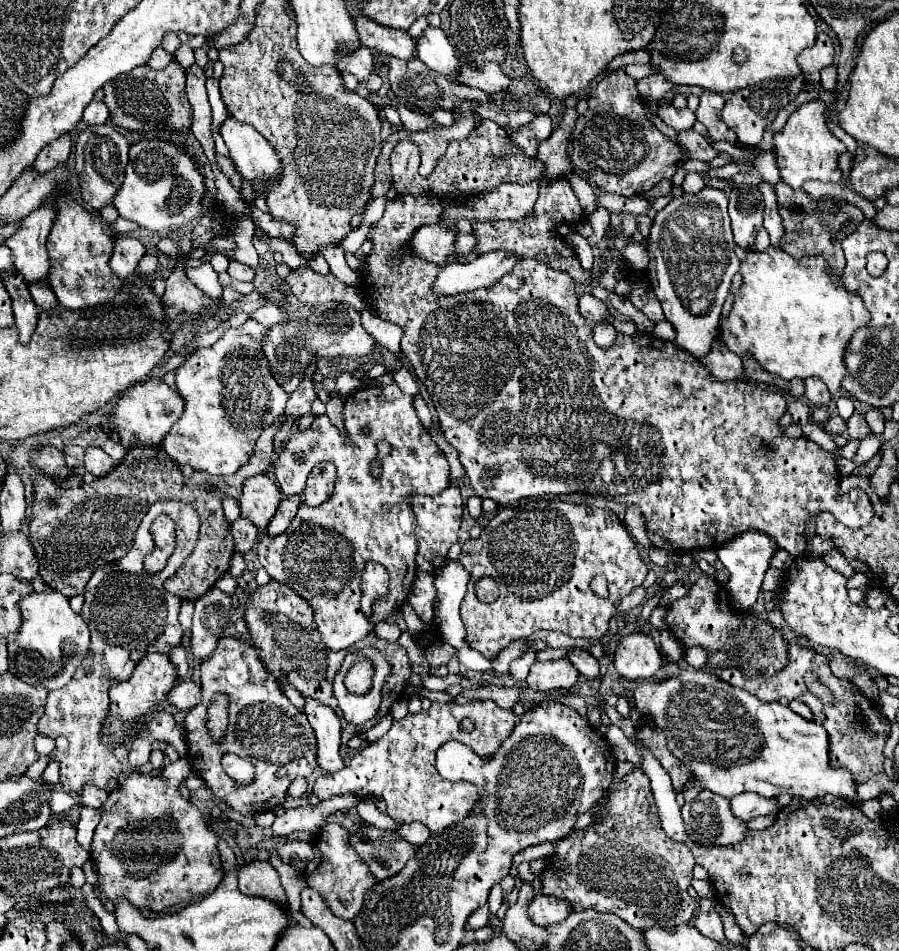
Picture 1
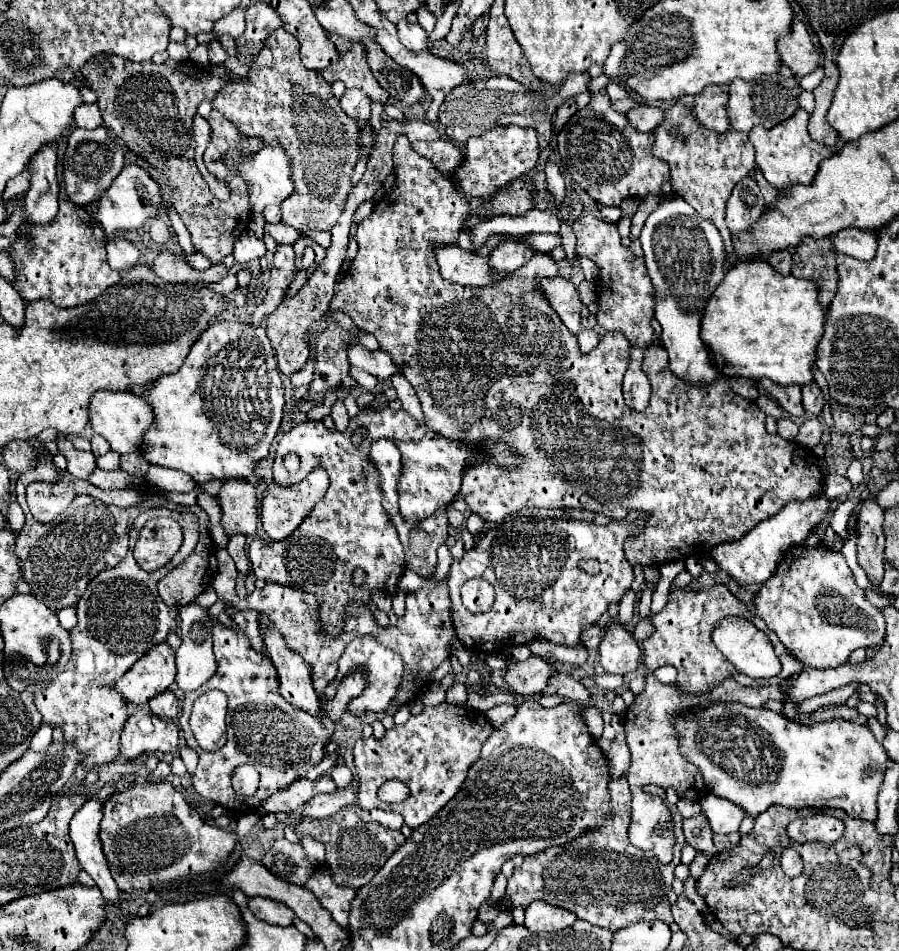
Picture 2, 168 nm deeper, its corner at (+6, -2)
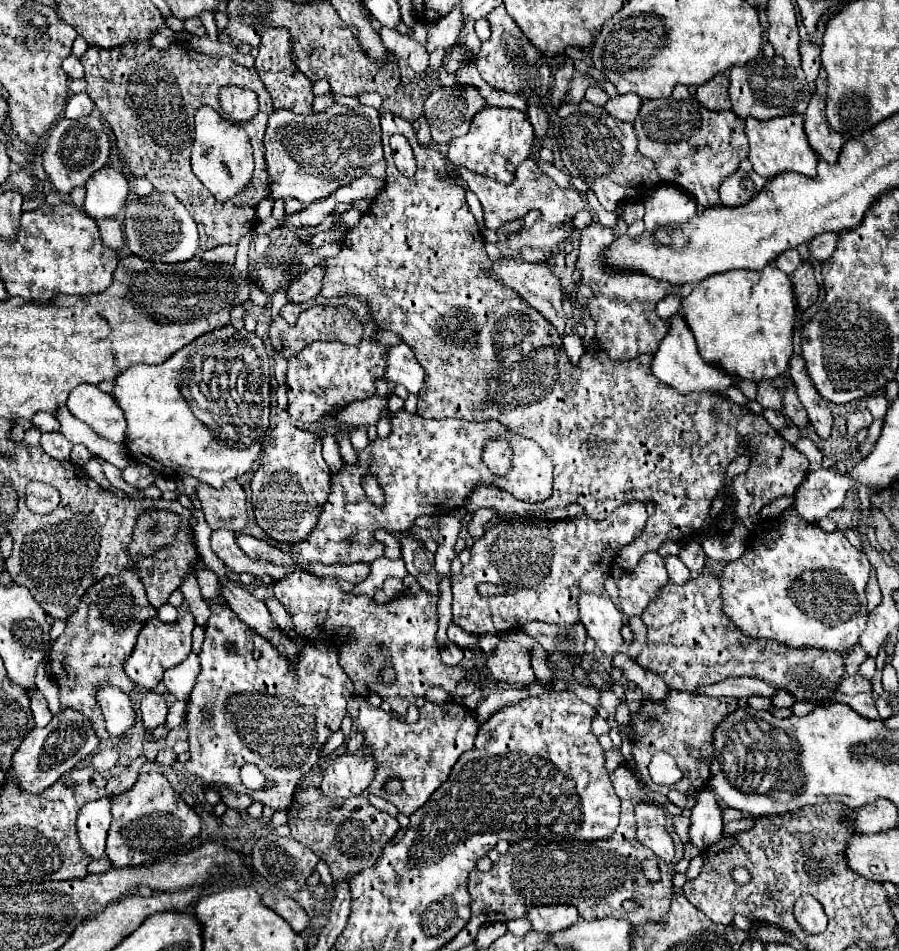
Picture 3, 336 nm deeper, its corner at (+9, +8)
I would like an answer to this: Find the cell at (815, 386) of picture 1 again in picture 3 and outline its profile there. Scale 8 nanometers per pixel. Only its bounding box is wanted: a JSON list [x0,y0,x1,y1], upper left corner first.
[790,353,834,439]

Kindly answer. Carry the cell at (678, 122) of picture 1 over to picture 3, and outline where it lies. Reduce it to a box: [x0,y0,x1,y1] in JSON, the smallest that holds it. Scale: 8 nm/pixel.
[604,93,642,121]

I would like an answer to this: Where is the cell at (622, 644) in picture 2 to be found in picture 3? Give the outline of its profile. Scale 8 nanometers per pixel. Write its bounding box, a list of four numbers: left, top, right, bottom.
[578,593,622,655]

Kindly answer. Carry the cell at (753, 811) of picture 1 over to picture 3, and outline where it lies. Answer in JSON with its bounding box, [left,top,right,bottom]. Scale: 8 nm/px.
[690,789,722,851]

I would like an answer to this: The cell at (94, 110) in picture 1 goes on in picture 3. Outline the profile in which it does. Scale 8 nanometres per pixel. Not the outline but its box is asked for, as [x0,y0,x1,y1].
[64,93,94,119]

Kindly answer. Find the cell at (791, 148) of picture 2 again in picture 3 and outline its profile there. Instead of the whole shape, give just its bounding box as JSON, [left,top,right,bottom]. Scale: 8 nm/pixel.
[746,115,818,179]

